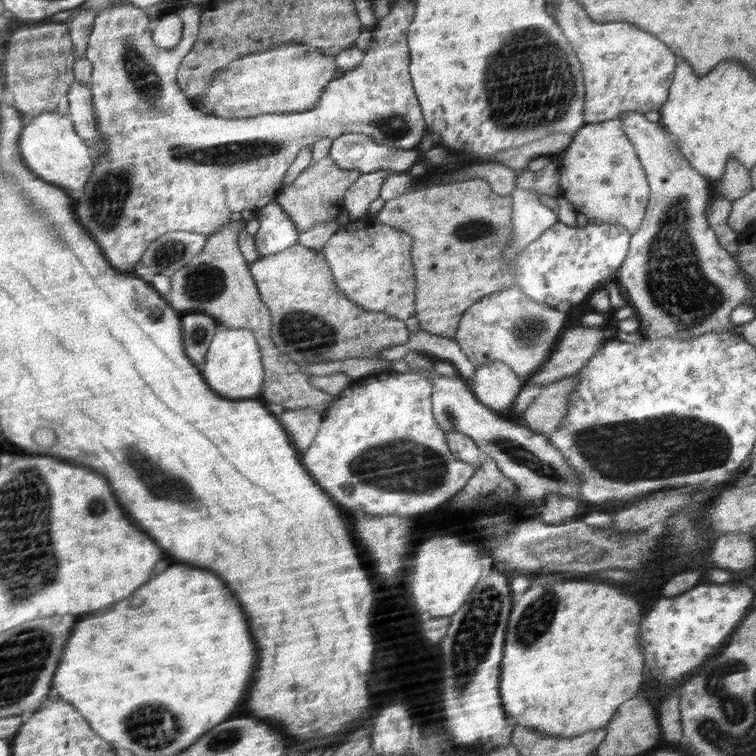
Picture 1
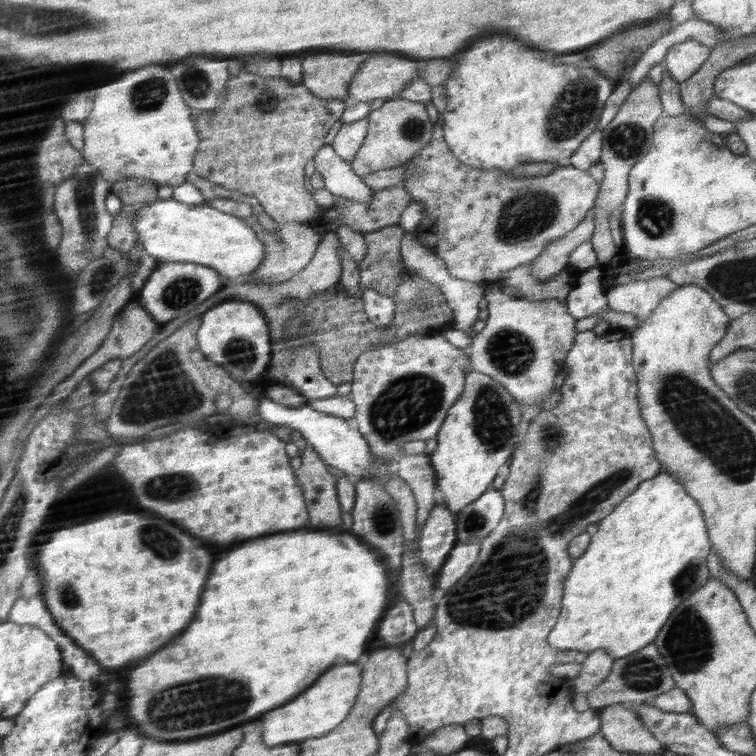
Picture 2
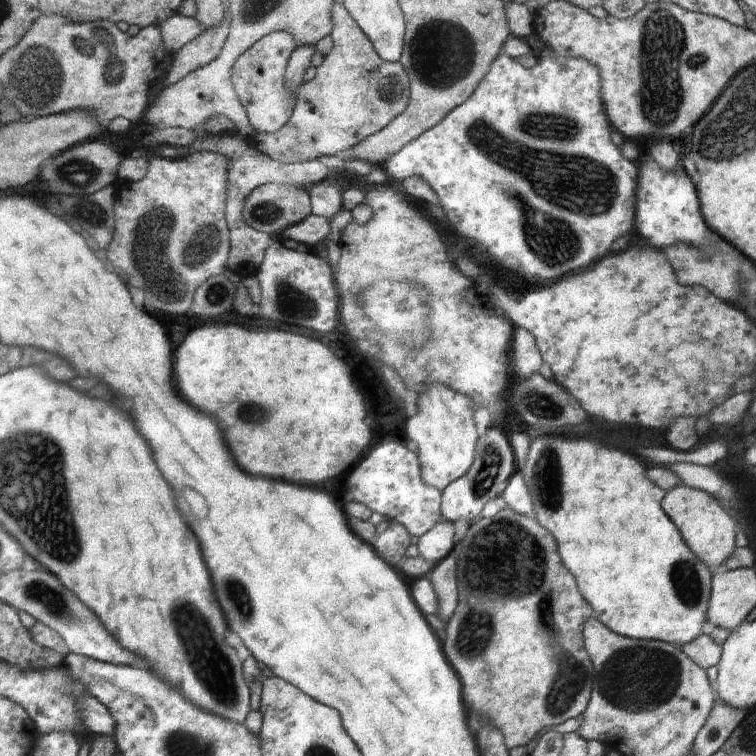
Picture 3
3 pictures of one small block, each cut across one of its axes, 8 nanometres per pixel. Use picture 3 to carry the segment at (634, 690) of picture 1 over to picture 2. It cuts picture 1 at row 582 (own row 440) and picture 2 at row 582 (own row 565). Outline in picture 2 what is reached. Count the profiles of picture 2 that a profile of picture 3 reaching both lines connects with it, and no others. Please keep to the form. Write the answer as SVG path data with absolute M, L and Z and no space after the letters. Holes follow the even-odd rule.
M662 470L629 495L614 514L609 514L610 518L600 521L598 532L592 536L594 544L590 550L586 549L586 558L574 560L570 582L566 582L566 606L562 606L560 620L548 636L549 644L557 649L589 654L602 648L614 661L628 657L652 644L672 611L712 576L709 570L712 544L704 511L685 490L680 478Z

